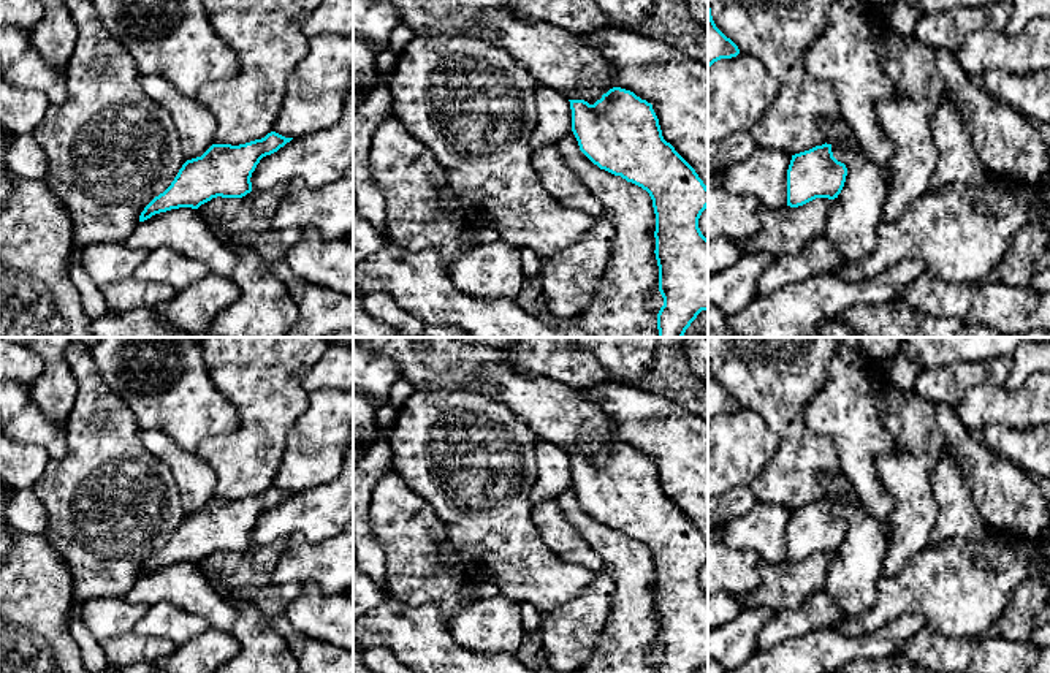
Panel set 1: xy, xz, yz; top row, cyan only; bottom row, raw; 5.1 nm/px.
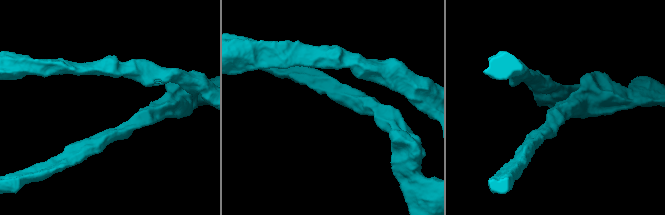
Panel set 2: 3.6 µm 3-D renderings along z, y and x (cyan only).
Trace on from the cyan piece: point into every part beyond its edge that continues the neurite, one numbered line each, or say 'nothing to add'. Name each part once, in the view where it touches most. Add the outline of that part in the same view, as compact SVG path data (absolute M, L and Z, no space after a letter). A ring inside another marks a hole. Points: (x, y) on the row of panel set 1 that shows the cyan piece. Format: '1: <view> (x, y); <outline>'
nothing to add

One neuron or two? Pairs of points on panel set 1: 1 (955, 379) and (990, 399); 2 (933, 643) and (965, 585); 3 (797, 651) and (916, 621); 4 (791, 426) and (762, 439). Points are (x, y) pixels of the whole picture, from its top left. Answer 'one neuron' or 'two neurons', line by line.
1: two neurons
2: two neurons
3: one neuron
4: two neurons

